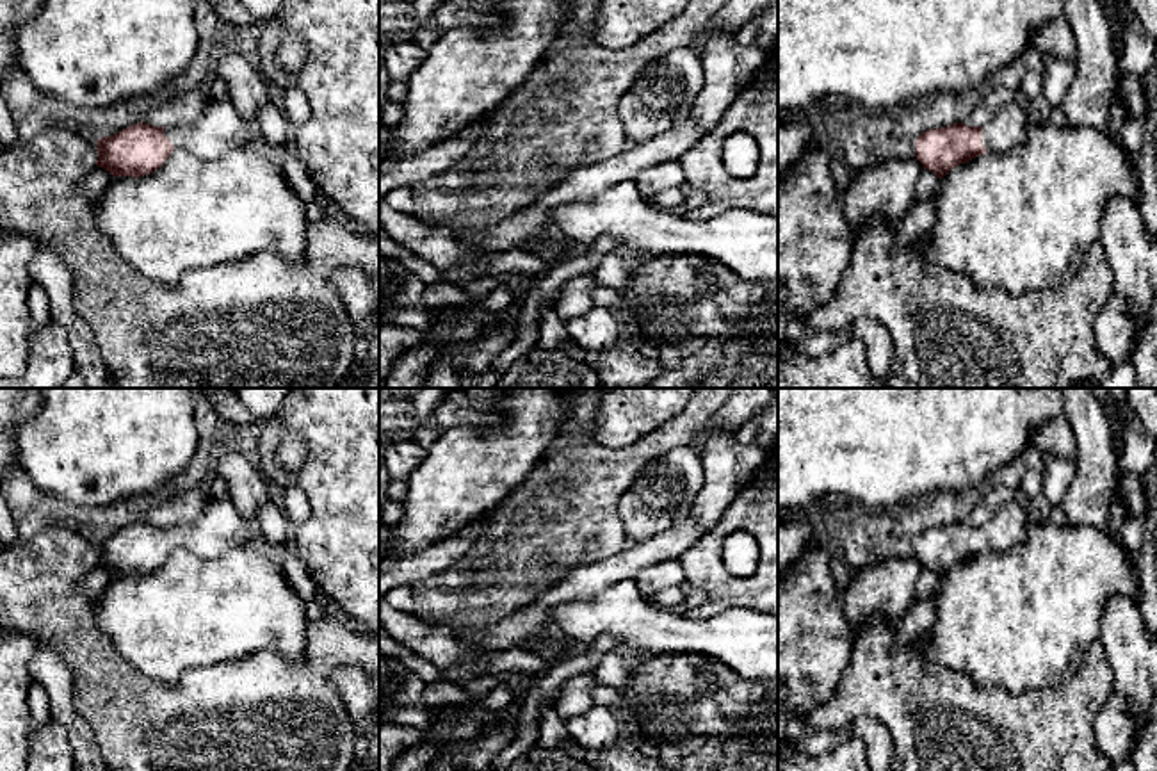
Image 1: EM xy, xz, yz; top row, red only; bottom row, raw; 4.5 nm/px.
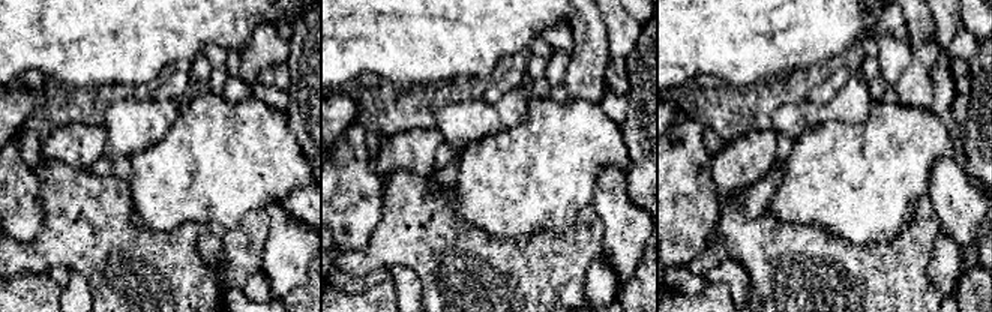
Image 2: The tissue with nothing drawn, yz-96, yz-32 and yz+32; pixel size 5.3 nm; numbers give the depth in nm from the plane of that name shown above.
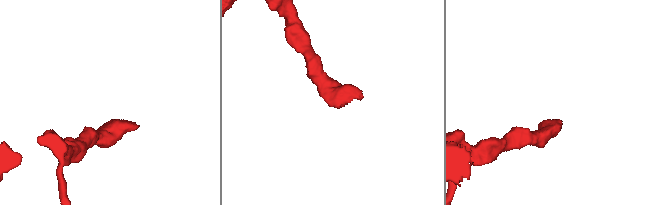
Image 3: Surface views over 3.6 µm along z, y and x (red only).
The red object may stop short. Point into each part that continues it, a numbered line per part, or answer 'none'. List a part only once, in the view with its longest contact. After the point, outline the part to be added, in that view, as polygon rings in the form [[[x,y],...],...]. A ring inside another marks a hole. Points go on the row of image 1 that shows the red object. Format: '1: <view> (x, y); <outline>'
1: xy (221, 129); [[[228,96],[212,101],[194,123],[164,126],[164,135],[174,150],[182,148],[208,162],[249,144],[262,146],[258,126],[244,121]]]

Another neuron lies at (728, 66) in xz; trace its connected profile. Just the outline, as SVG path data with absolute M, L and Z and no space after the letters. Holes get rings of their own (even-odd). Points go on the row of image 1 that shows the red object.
M733 34L707 37L698 57L705 84L691 107L691 118L710 134L737 94L769 62L769 57L758 46L740 45Z

